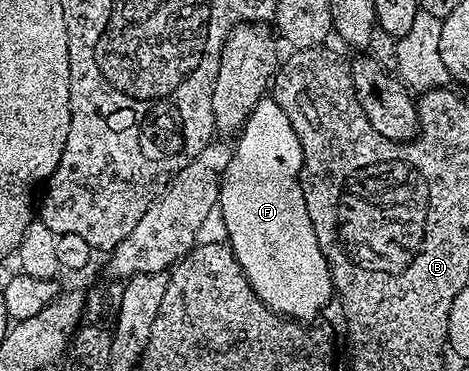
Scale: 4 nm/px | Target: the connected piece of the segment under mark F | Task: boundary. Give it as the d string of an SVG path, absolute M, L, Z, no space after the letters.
M263 98L249 111L245 126L236 140L237 144L232 145L231 162L221 177L219 207L223 210L223 222L227 222L227 243L233 249L247 282L272 312L294 322L316 321L313 319L328 306L329 299L334 299L335 293L327 258L323 258L323 250L319 250L319 238L315 238L315 230L311 226L301 193L303 150L299 146L291 118L283 114L283 106L279 106L272 98Z

